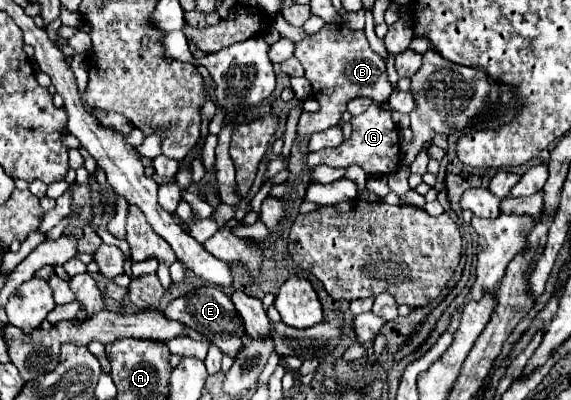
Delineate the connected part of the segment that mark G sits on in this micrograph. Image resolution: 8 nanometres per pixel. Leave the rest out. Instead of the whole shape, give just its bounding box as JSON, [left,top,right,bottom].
[307,104,399,174]

